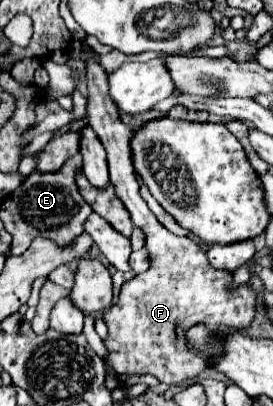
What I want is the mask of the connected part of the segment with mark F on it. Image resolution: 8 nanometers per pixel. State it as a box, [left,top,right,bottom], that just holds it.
[82,41,256,385]

